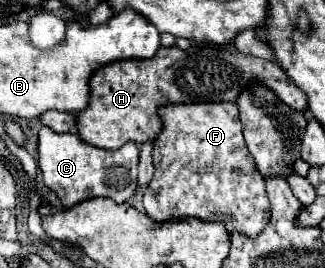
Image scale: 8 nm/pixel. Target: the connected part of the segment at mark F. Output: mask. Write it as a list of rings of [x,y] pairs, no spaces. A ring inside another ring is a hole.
[[[198,102],[198,104],[168,104],[158,108],[162,116],[162,132],[154,140],[154,178],[144,194],[146,214],[156,222],[170,218],[196,216],[200,220],[218,220],[228,232],[238,230],[246,236],[258,236],[270,218],[270,204],[266,200],[264,178],[258,172],[254,158],[246,148],[242,124],[238,120],[238,106],[234,102]]]

